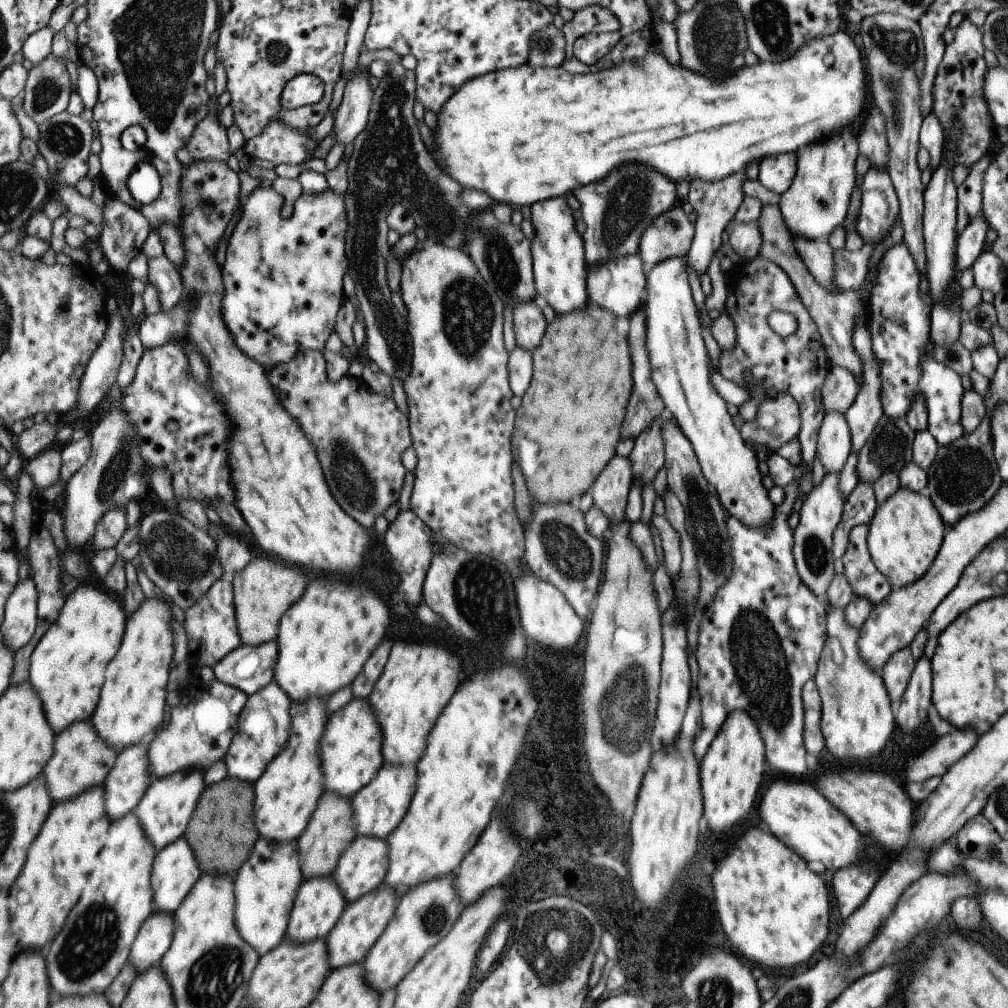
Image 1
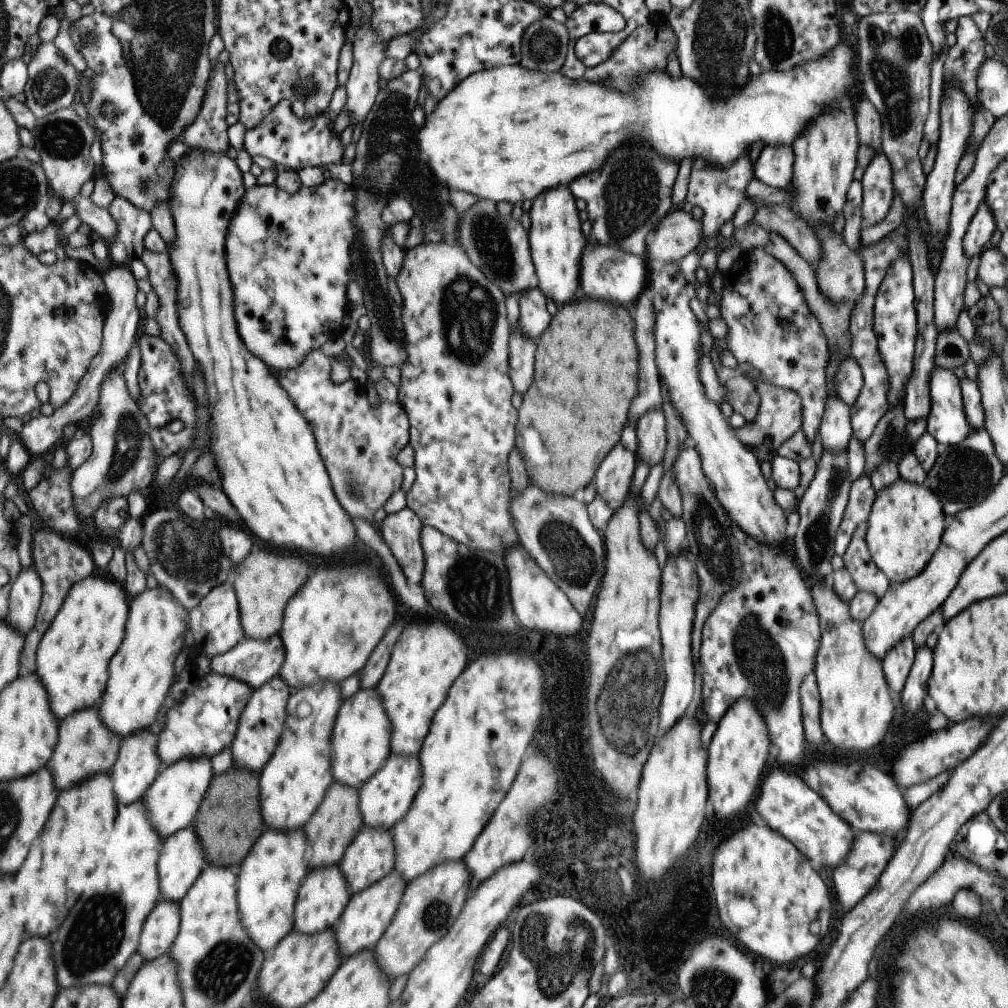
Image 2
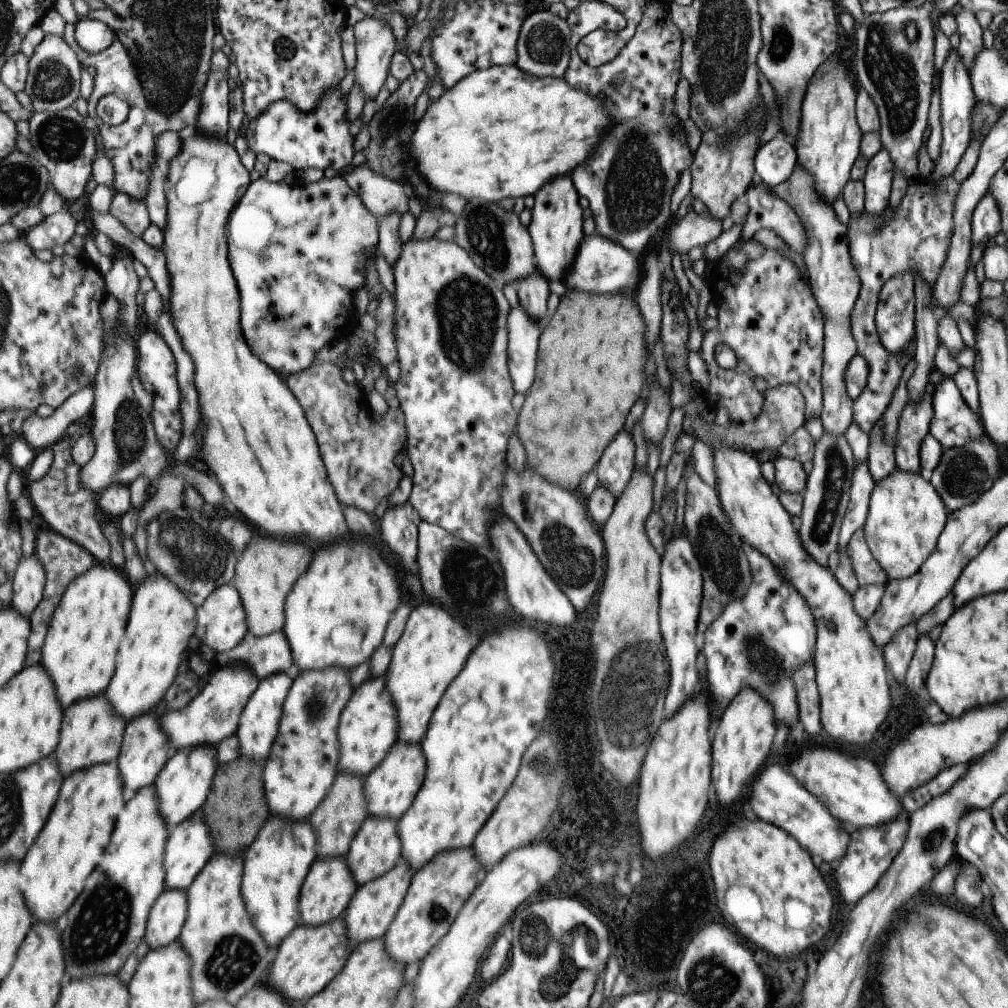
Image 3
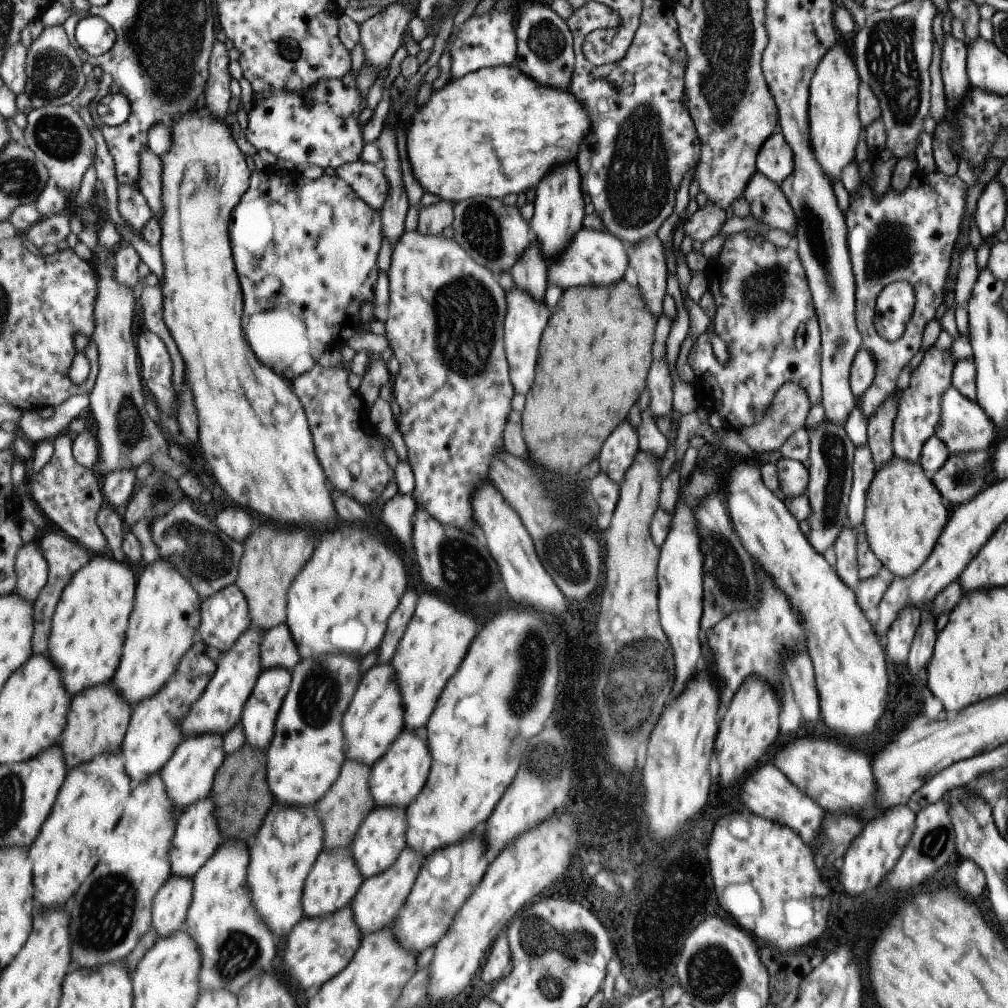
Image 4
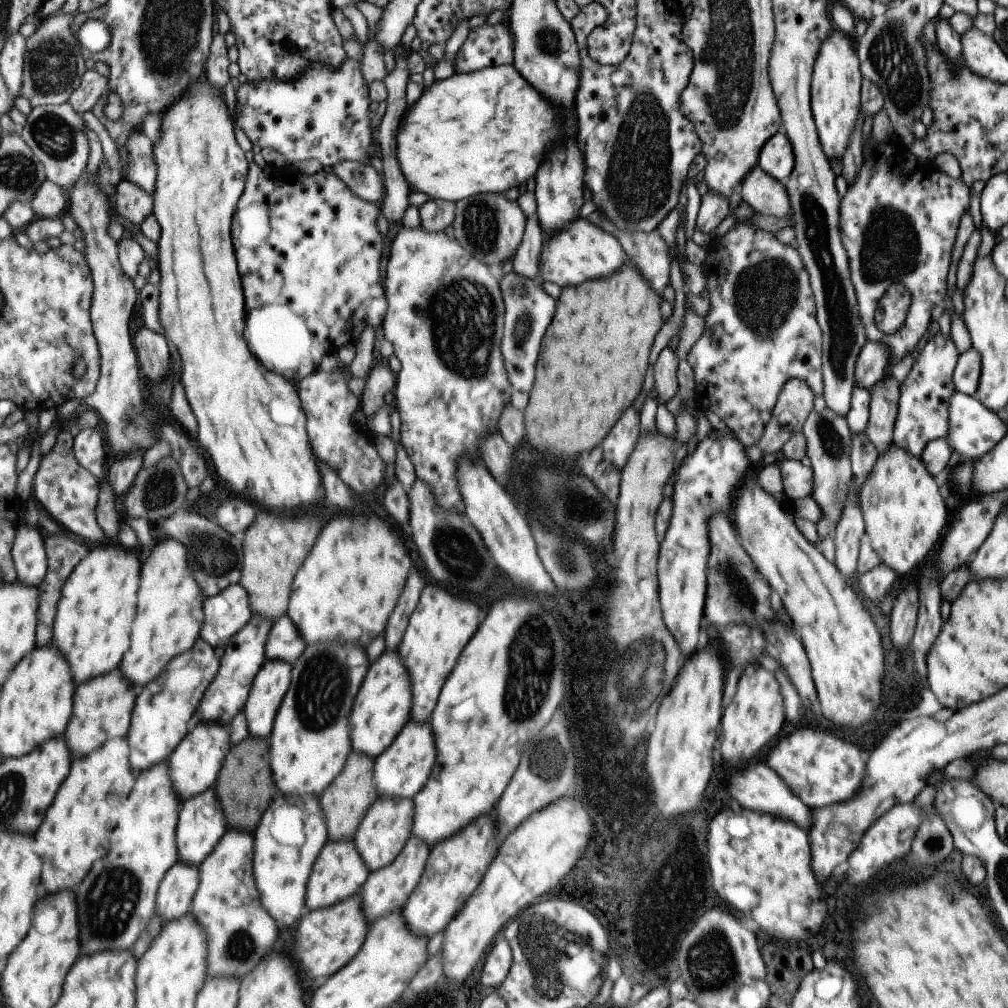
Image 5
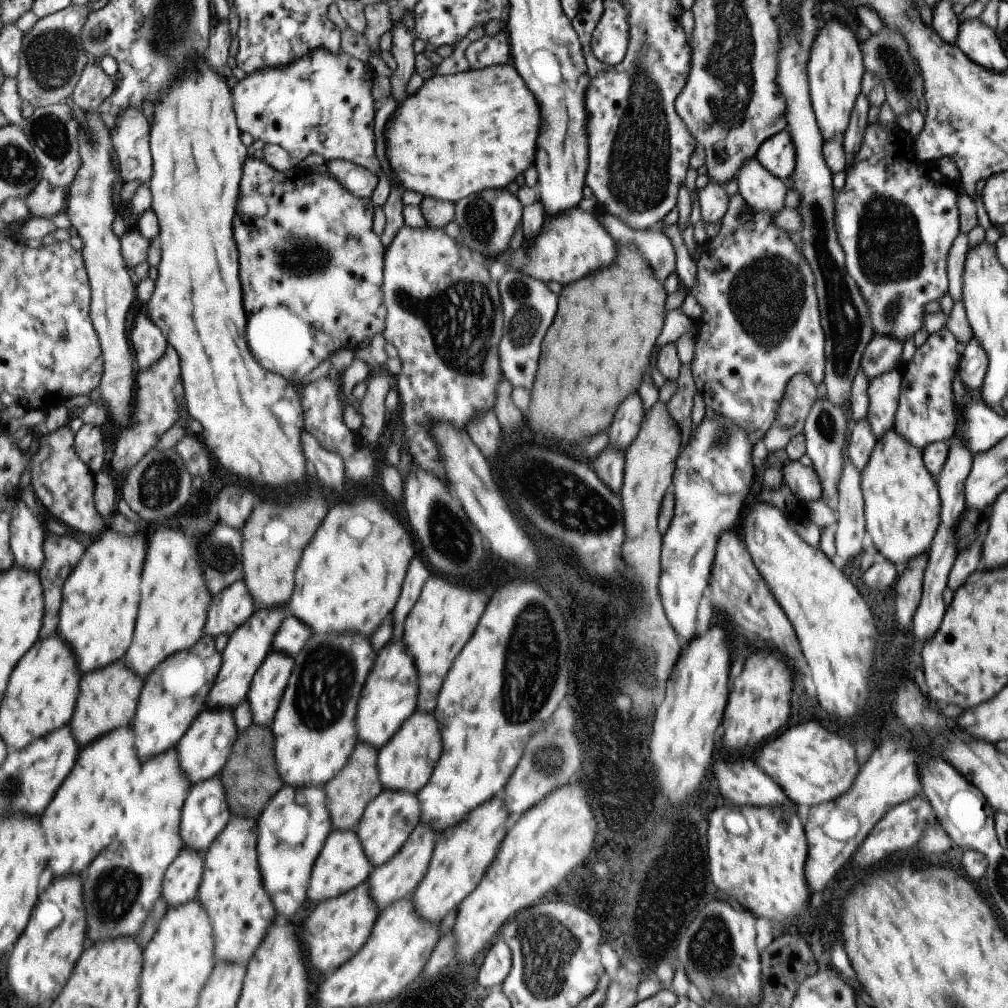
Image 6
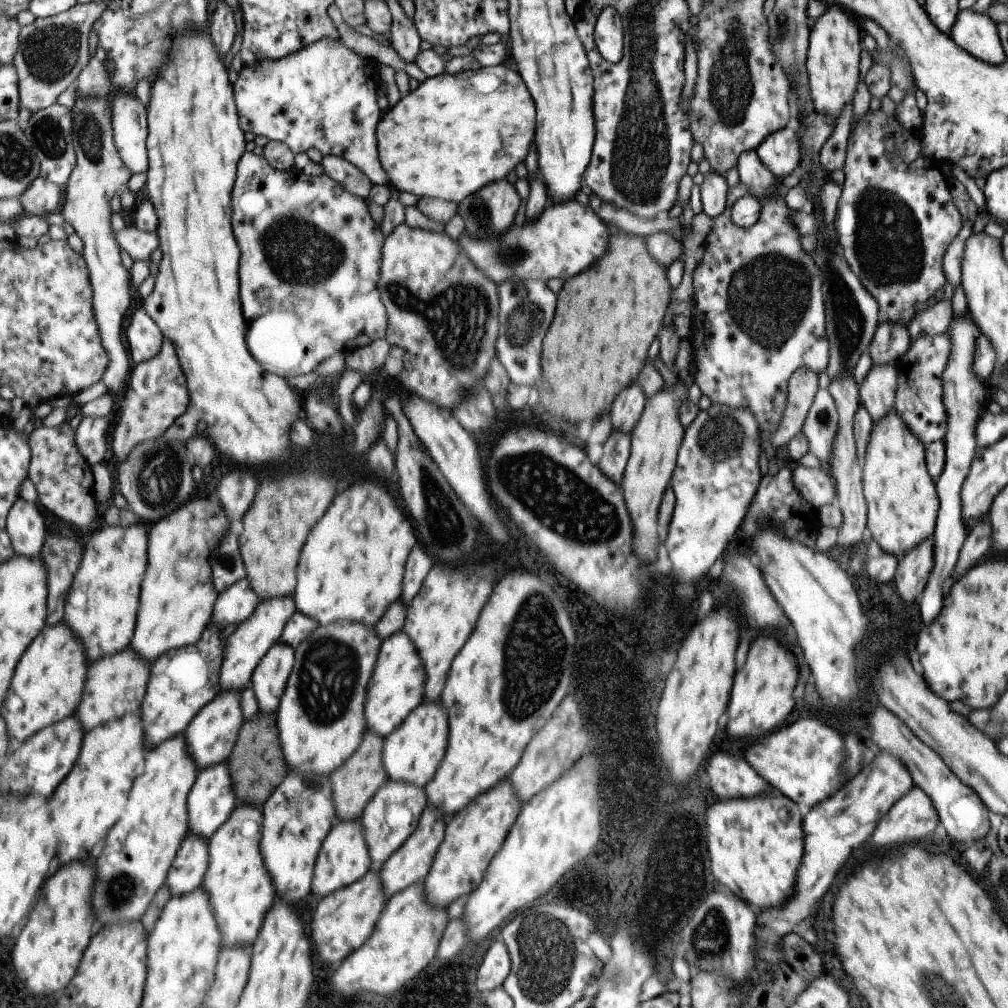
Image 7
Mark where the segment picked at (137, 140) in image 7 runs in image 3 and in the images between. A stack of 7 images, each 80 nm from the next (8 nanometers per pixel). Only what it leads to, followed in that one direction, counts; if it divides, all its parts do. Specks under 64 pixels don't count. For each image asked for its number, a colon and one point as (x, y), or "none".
3: (156, 198)
4: (150, 181)
5: (143, 170)
6: (131, 137)

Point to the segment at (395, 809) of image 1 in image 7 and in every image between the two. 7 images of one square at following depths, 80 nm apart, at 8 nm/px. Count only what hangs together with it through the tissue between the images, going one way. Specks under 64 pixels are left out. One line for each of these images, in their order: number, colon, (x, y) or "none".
2: (384, 799)
3: (391, 789)
4: (397, 779)
5: (402, 771)
6: (407, 762)
7: (413, 753)

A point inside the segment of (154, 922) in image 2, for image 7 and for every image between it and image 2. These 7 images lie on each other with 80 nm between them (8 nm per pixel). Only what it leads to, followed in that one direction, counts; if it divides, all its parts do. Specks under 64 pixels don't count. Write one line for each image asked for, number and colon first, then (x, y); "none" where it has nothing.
3: (167, 918)
4: (171, 905)
5: (176, 895)
6: (183, 880)
7: (188, 873)

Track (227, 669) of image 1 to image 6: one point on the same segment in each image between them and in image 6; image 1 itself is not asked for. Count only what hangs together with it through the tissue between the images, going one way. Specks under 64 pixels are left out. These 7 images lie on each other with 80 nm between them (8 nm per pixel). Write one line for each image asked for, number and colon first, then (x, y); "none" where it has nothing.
2: (255, 661)
3: (270, 654)
4: (279, 648)
5: (286, 643)
6: (293, 636)

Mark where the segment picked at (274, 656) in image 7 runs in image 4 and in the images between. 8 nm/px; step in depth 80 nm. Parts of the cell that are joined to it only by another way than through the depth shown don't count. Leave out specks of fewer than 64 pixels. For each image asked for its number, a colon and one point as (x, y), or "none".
4: (260, 717)
5: (270, 687)
6: (270, 683)

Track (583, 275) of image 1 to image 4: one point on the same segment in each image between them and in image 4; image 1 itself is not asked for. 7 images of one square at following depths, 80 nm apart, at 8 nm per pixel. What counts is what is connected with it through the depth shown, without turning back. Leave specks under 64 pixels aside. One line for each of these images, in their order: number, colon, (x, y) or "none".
2: (557, 242)
3: (557, 229)
4: (560, 209)

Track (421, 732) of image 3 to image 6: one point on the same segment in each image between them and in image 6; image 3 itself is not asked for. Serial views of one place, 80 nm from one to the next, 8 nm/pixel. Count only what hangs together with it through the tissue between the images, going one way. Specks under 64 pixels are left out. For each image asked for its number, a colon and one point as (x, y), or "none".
4: (435, 643)
5: (437, 633)
6: (446, 615)

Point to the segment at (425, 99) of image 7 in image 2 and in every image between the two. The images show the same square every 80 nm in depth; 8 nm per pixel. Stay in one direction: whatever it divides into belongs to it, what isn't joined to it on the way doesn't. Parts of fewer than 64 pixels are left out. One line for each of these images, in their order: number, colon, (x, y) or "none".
2: (509, 133)
3: (502, 132)
4: (494, 132)
5: (445, 140)
6: (456, 135)

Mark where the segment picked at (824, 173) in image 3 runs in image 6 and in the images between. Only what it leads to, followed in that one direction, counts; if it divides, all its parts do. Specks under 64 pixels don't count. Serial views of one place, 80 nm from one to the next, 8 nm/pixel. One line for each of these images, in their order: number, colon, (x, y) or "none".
4: (833, 124)
5: (835, 78)
6: (834, 69)

